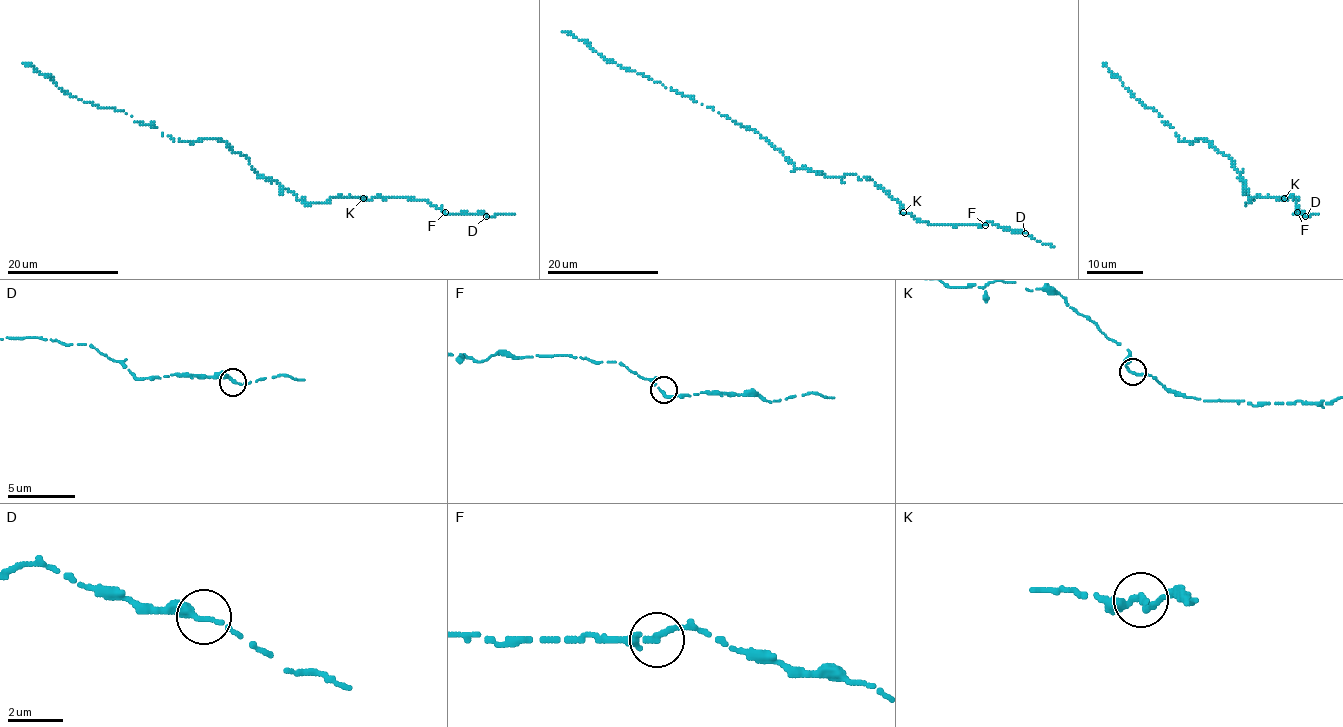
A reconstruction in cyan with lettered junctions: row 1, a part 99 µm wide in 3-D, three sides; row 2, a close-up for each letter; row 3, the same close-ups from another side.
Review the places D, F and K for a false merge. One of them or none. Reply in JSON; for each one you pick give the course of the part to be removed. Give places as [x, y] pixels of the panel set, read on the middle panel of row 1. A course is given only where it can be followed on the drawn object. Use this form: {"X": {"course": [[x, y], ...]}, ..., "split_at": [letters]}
{"split_at": []}

